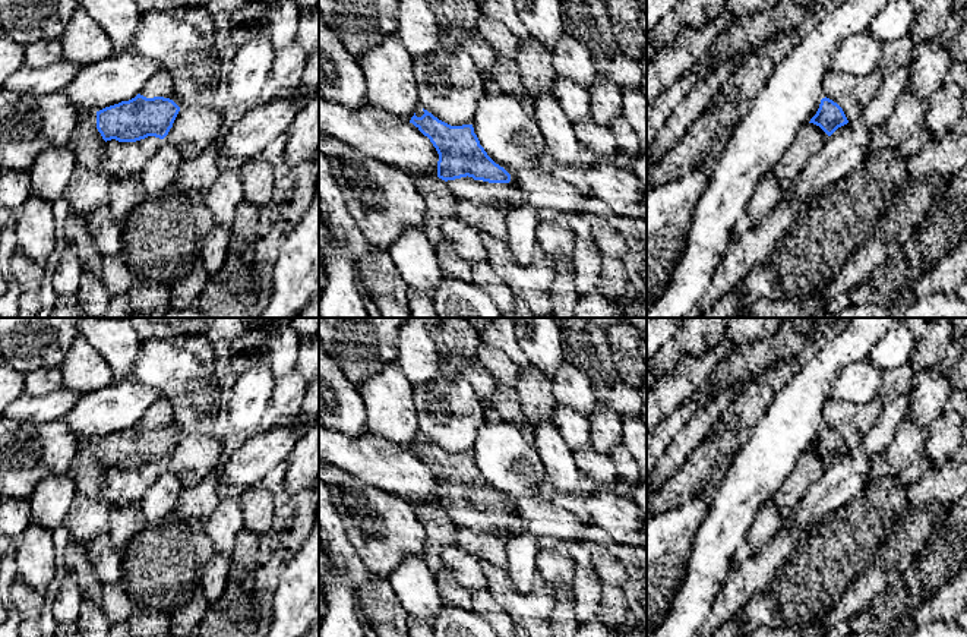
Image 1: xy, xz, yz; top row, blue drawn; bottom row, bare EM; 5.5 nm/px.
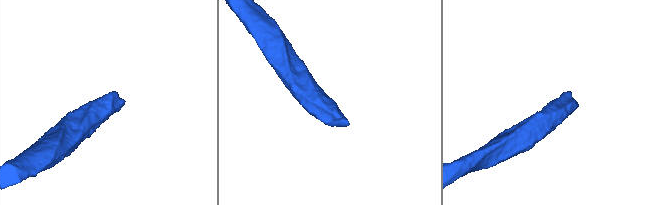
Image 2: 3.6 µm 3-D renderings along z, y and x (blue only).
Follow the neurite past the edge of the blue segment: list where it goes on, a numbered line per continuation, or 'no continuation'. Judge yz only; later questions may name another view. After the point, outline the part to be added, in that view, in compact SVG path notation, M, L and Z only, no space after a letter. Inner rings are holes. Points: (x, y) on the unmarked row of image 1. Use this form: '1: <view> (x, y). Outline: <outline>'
1: yz (852, 421). Outline: M879 395L863 404L831 398L824 404L824 422L843 436L849 450L854 450L873 428L882 406Z

